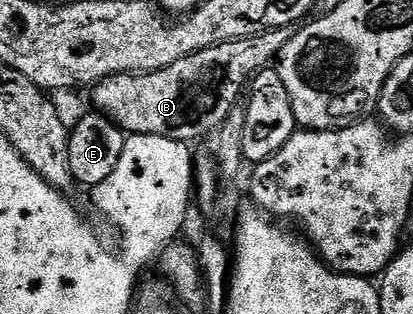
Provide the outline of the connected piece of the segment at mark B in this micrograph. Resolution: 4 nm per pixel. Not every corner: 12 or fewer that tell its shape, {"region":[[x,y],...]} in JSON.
{"region":[[293,27],[91,87],[125,135],[195,143],[279,59]]}

